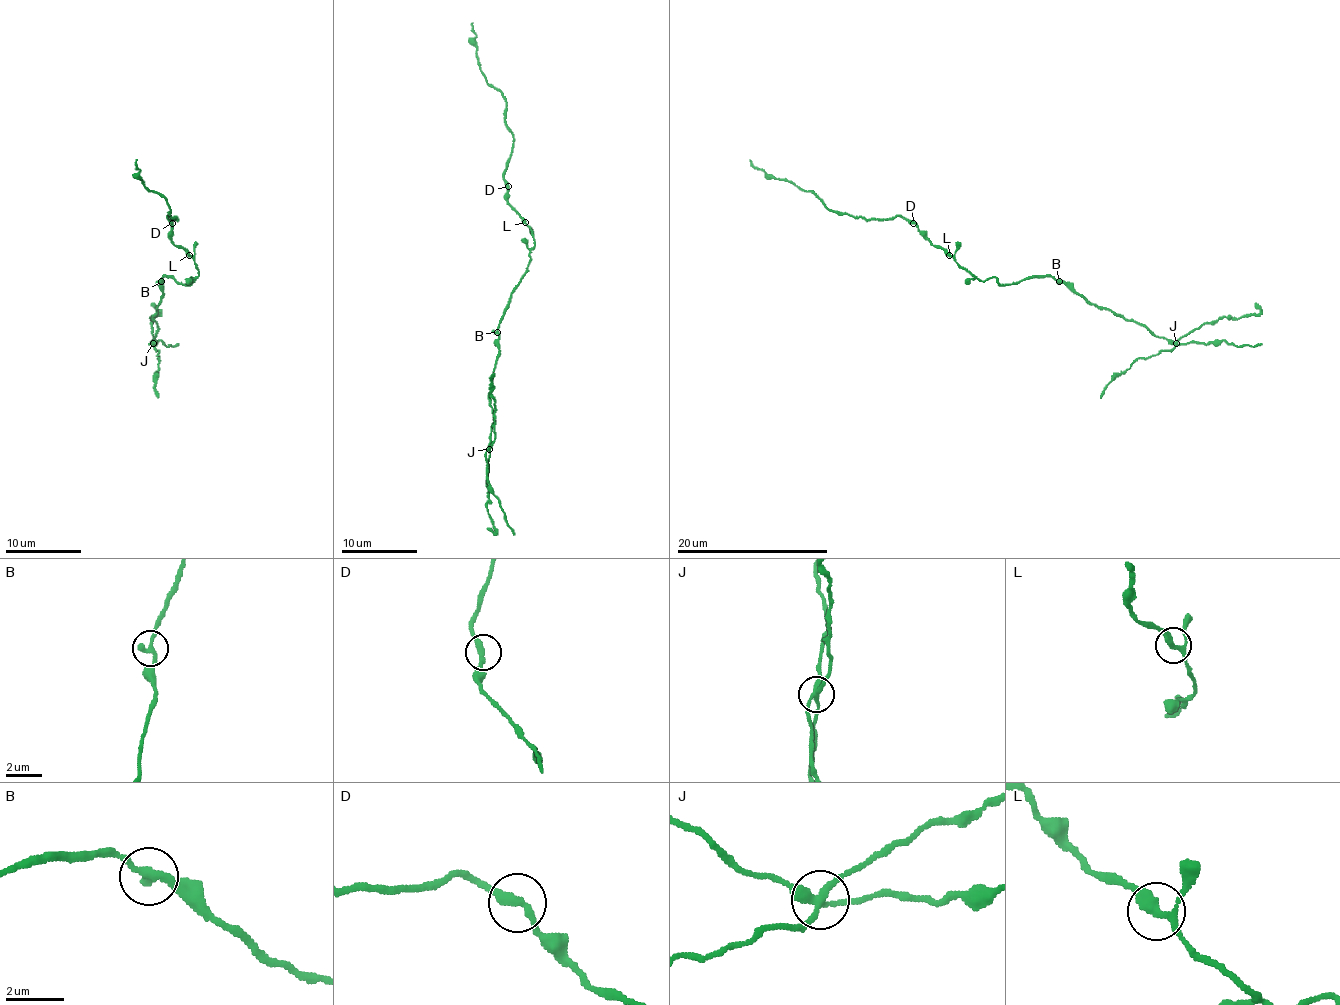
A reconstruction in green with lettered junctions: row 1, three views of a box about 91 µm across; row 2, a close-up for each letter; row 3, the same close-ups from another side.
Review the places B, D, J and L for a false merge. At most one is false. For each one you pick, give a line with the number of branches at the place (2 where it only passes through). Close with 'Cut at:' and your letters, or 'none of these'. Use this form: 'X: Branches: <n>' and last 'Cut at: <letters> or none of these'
J: Branches: 4
Cut at: J

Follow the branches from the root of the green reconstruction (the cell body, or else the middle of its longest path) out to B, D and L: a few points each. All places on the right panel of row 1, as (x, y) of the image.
B: (997, 279), (1000, 283), (1015, 283), (1027, 278), (1049, 276), (1059, 281)
D: (997, 279), (991, 278), (983, 281), (966, 272), (936, 247), (913, 223)
L: (997, 279), (978, 279), (949, 255)

